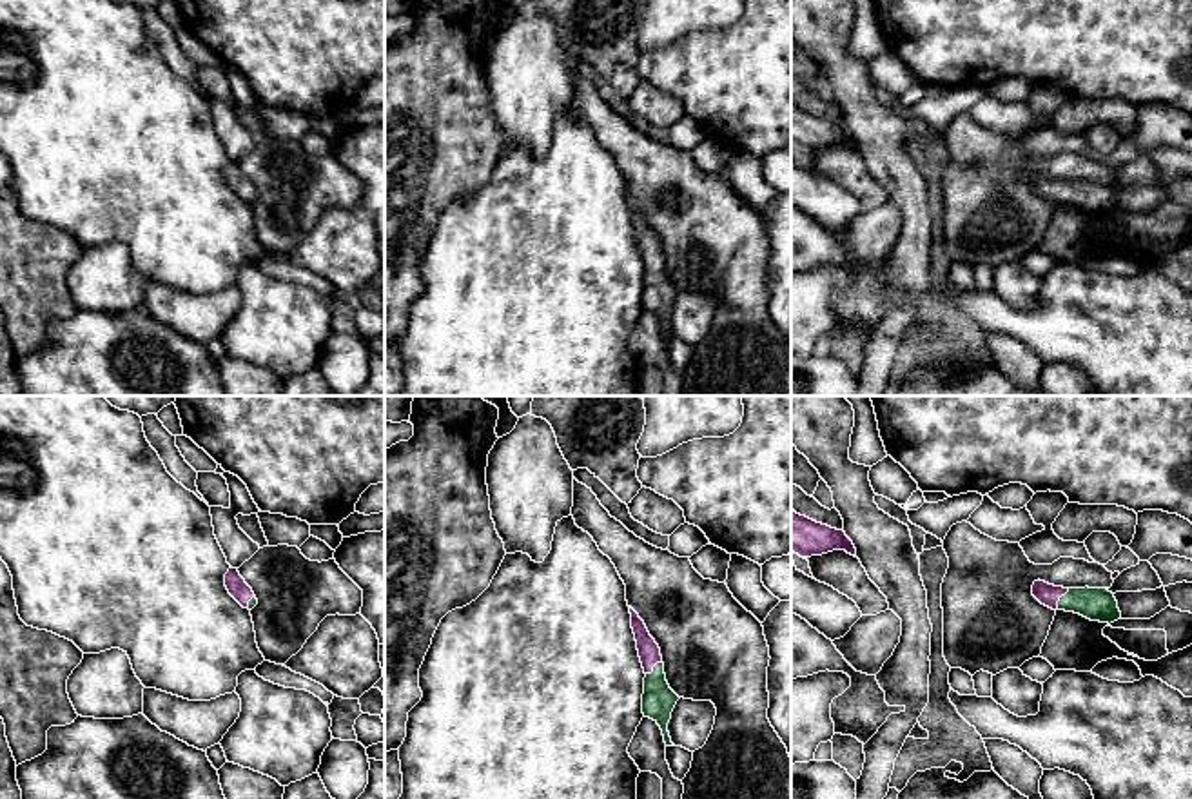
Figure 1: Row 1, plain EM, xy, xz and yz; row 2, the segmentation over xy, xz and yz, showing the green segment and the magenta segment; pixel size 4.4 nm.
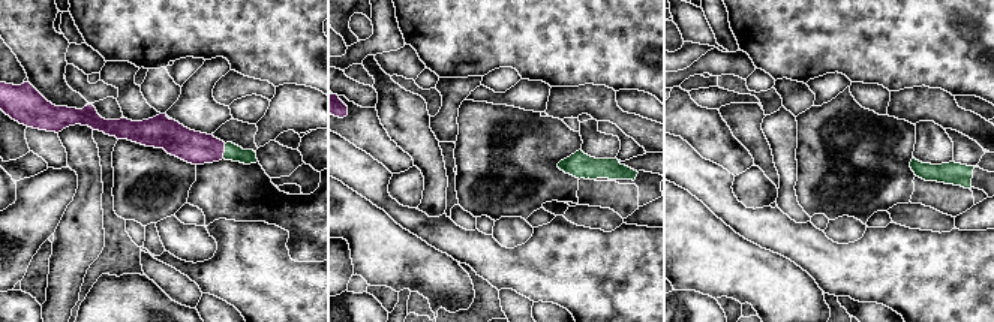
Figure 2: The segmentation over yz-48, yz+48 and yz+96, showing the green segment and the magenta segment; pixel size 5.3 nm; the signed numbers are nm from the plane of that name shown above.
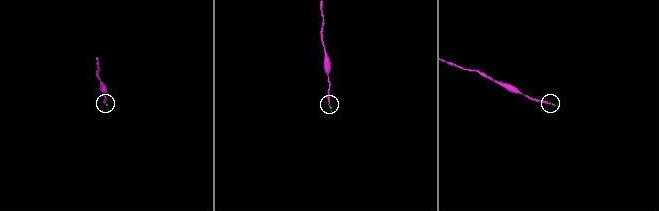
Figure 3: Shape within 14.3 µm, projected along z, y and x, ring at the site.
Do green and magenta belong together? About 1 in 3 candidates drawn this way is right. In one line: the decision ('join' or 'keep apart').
join

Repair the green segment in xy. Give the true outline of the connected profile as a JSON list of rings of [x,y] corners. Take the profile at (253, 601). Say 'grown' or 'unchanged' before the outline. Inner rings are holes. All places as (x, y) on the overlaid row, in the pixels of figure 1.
grown; [[[229,568],[225,574],[225,587],[229,594],[243,607],[252,610],[258,605],[258,599],[252,592],[252,588],[245,583],[245,579],[239,576],[238,568]]]

